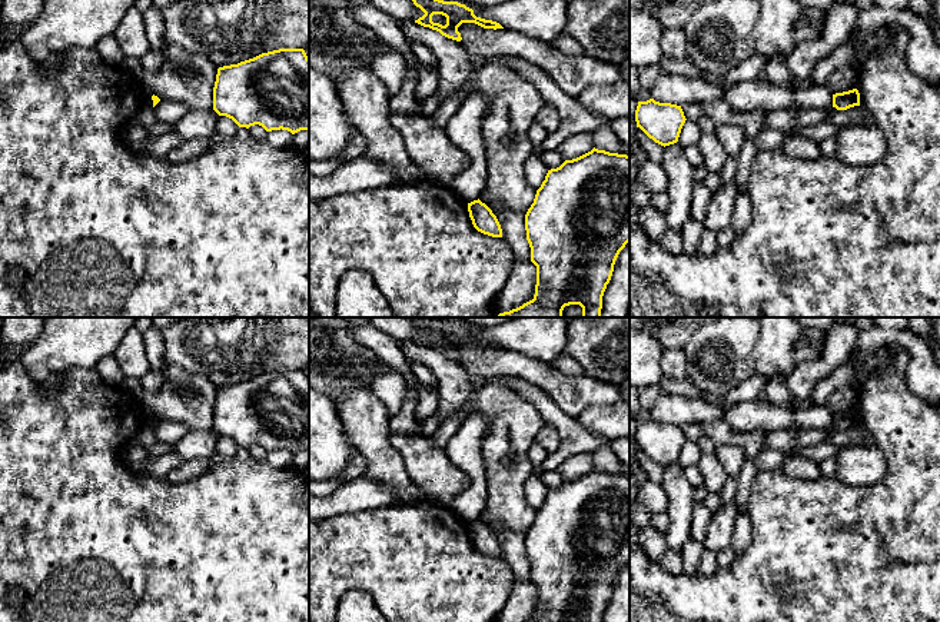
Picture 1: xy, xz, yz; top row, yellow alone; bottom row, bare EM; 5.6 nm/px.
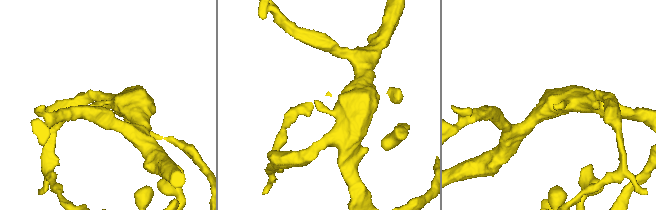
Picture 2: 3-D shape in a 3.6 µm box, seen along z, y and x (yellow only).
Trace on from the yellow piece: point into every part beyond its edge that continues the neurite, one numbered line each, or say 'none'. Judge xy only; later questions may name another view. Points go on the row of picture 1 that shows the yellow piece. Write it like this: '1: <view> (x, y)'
none

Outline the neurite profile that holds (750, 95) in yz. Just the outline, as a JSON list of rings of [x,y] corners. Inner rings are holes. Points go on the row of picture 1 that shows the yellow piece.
[[[744,80],[721,89],[723,99],[740,112],[761,109],[767,113],[787,109],[830,109],[833,93],[826,84],[804,89],[783,87],[767,80]]]

